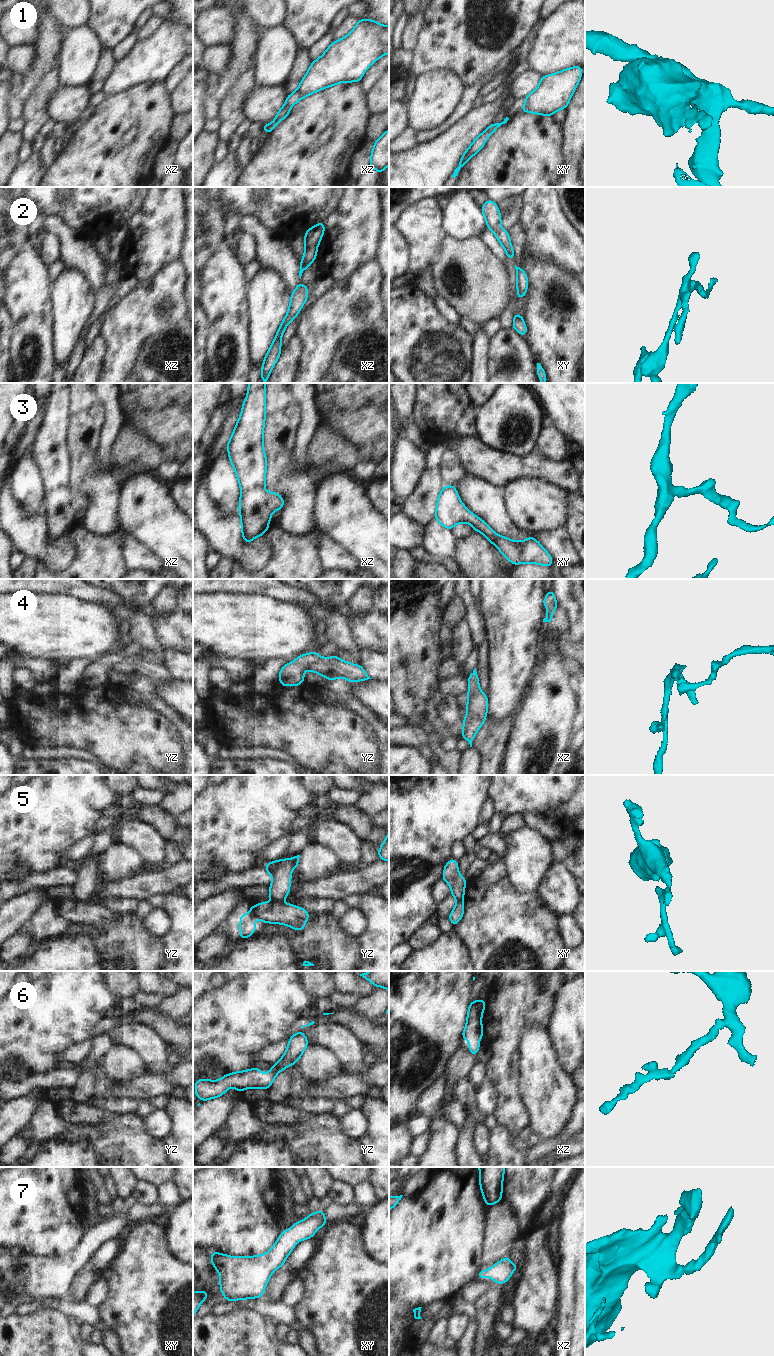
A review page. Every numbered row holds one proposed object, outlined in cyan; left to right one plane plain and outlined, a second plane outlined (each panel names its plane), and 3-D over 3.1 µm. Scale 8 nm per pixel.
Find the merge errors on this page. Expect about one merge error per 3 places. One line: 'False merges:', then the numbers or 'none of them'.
False merges: 5

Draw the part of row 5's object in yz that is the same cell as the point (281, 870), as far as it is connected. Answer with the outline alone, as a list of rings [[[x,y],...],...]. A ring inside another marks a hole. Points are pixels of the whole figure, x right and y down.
[[[300,855],[291,859],[278,859],[266,864],[266,873],[272,874],[272,883],[269,886],[271,901],[282,902],[289,895],[292,869],[299,868],[299,857]]]

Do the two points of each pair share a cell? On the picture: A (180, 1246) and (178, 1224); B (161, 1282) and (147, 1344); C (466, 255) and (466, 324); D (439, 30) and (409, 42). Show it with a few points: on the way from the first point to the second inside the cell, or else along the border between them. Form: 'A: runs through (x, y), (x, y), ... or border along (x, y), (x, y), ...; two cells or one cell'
A: runs through (180, 1241), (180, 1229); one cell
B: runs through (159, 1297), (159, 1324), (154, 1329); one cell
C: border along (460, 317), (466, 317), (477, 325); two cells
D: border along (422, 16), (422, 26), (416, 45), (411, 51); two cells

